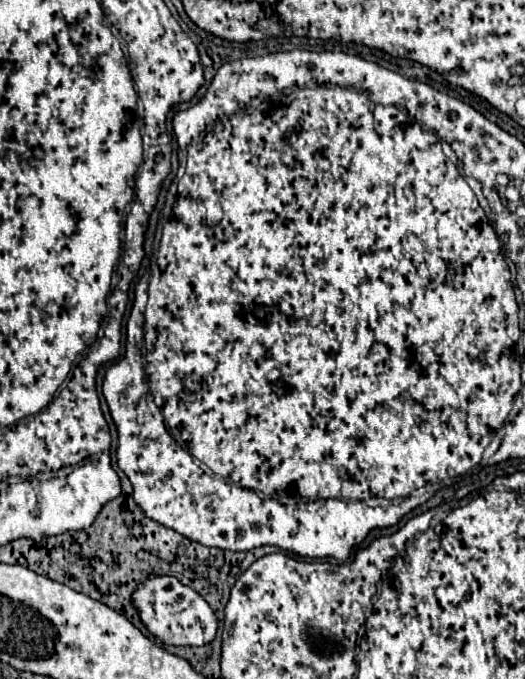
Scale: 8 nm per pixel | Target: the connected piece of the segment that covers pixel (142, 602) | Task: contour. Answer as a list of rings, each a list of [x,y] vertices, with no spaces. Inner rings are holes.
[[[149,573],[147,581],[139,583],[139,587],[133,591],[131,601],[147,631],[157,637],[163,645],[203,646],[211,643],[216,637],[217,617],[209,603],[197,591],[183,585],[171,575]]]

